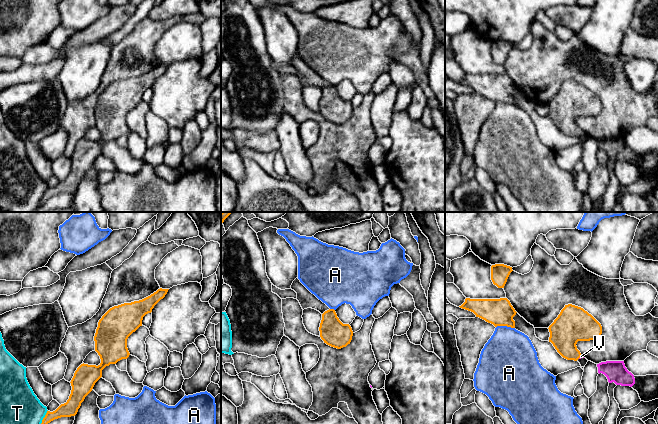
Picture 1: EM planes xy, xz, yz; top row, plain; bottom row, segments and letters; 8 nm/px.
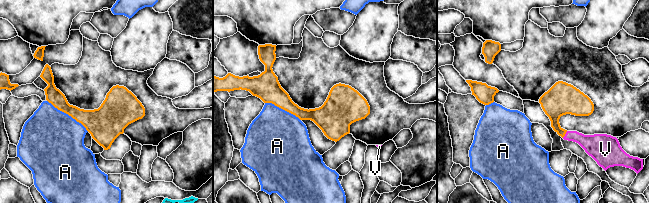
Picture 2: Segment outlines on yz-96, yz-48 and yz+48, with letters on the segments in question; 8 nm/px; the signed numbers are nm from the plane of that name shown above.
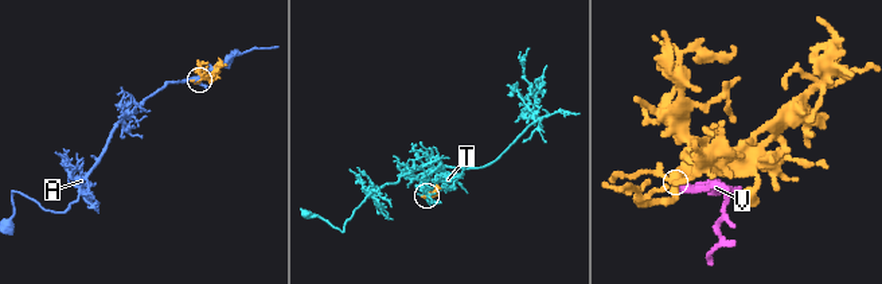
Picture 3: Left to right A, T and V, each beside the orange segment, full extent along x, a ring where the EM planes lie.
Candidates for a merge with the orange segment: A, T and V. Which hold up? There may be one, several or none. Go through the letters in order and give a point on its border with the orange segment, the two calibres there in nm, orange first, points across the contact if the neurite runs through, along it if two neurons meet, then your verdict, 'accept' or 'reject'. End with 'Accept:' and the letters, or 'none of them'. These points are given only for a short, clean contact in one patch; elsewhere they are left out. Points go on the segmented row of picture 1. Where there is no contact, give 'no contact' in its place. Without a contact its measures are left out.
A: contact yz (505, 325); calibres 220 and 420 nm; reject
T: contact xy (44, 417); calibres 120 and 300 nm; reject
V: contact yz (579, 357); calibres 260 and 20 nm; way yz (568, 328), (568, 346), (579, 357), (581, 356); accept
Accept: V

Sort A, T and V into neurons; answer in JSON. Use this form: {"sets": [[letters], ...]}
{"sets": [["A"], ["T"], ["V"]]}

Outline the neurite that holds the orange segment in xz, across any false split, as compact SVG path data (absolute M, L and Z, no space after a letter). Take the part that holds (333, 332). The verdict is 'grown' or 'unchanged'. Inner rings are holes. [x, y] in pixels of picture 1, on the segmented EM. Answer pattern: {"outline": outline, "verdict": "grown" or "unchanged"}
{"outline": "M329 309L322 314L319 331L324 343L337 349L350 344L353 336L351 326L343 324L334 309Z", "verdict": "unchanged"}

